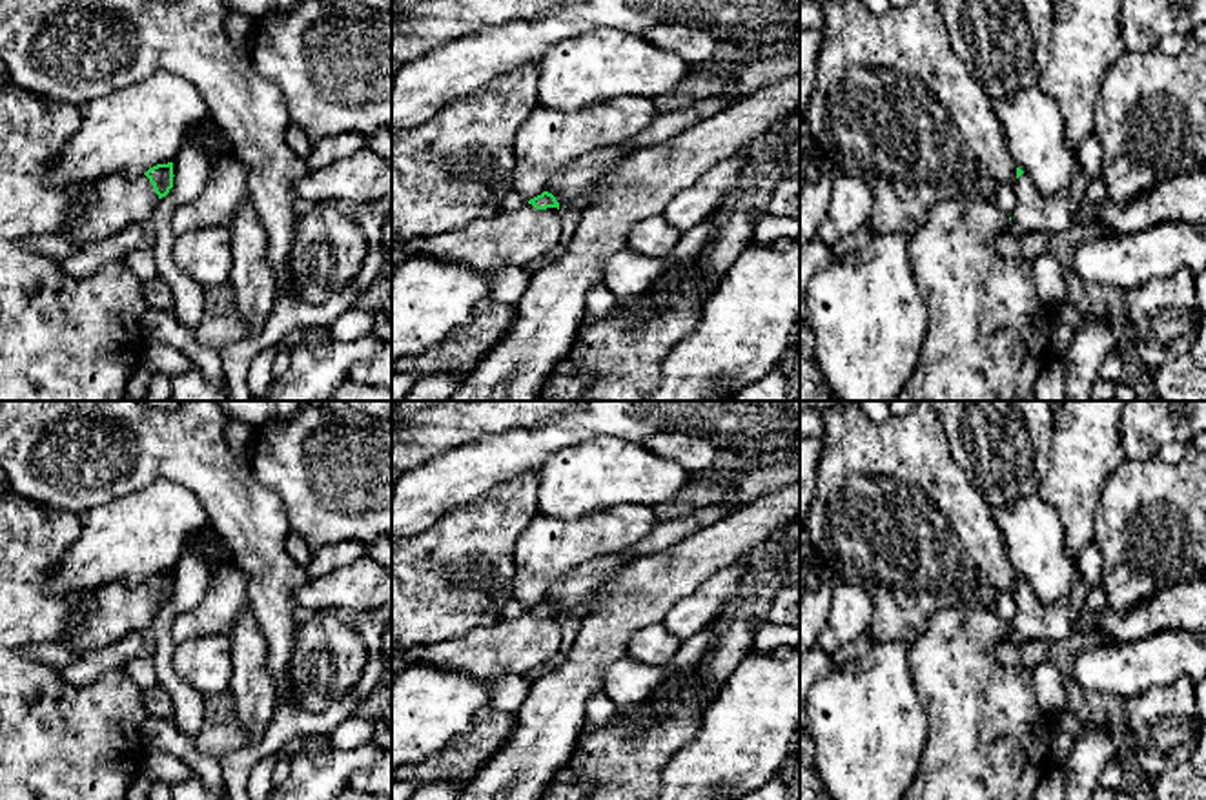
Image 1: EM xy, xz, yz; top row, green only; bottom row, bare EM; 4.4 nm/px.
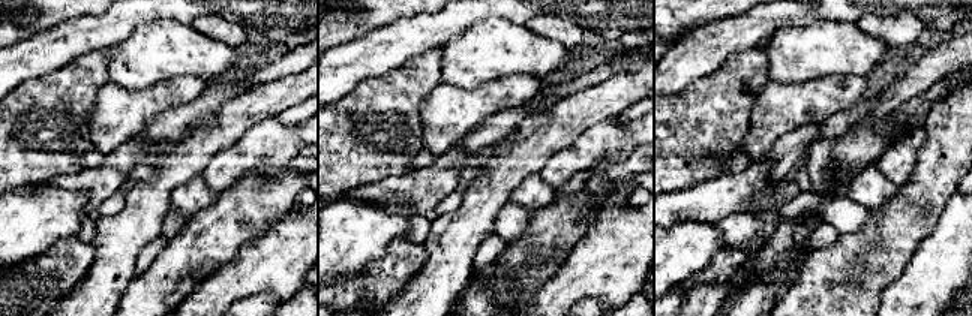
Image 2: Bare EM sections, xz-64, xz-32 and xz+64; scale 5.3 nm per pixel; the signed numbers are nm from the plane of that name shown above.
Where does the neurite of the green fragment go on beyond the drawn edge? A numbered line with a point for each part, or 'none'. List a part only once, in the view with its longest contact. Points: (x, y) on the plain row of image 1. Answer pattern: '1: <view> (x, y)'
1: xz (518, 646)

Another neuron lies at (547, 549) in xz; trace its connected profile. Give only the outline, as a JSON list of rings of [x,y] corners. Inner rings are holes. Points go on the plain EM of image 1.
[[[621,505],[568,521],[537,514],[514,545],[514,600],[534,607],[572,569],[623,552],[658,525],[654,507]]]

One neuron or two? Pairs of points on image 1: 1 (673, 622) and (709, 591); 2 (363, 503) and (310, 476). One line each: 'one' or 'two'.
1: one
2: one

